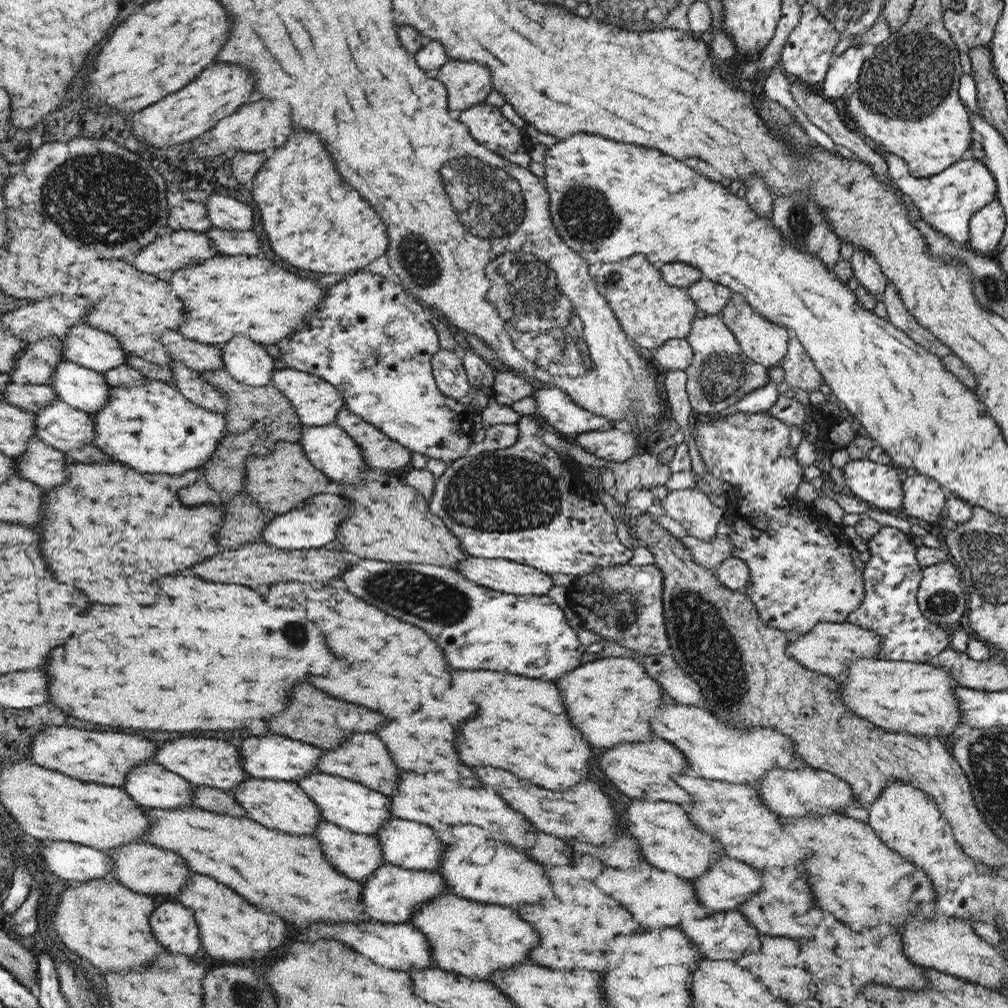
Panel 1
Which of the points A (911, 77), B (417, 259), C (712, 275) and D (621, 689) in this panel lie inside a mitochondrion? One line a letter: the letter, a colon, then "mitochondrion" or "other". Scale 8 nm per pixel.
A: mitochondrion
B: mitochondrion
C: other
D: other

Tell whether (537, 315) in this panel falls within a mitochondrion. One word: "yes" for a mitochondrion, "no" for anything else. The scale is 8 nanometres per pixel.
yes

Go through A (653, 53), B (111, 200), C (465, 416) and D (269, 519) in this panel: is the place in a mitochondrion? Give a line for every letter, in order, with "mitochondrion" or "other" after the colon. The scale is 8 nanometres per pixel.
A: mitochondrion
B: mitochondrion
C: other
D: other

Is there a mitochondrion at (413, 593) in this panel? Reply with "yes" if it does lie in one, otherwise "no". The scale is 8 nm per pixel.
yes

